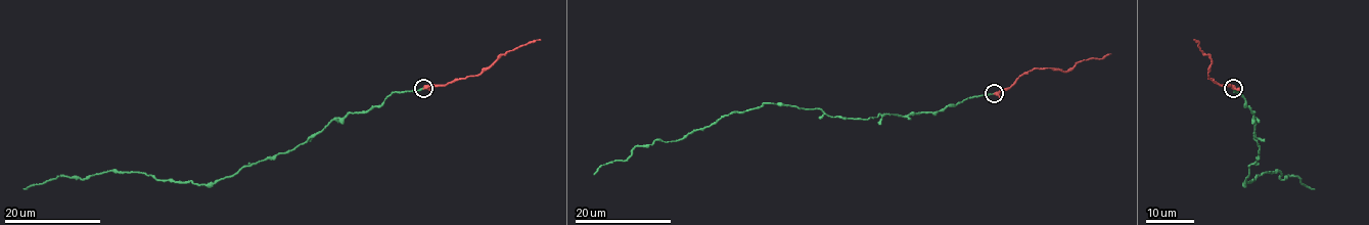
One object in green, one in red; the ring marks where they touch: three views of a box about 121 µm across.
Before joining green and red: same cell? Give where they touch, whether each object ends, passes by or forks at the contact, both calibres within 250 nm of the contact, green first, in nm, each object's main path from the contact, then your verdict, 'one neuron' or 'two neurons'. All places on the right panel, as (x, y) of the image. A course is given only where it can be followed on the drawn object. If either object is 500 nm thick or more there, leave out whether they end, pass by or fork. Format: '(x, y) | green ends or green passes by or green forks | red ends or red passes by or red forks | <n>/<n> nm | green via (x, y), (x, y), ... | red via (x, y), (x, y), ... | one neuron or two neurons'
(1233, 88) | green ends | red passes by | 200/320 nm | green via (1233, 88), (1257, 120), (1258, 161), (1247, 167), (1243, 184), (1279, 171), (1283, 180), (1297, 176), (1314, 189) | red via (1233, 88), (1207, 78), (1212, 59), (1193, 40) | one neuron

